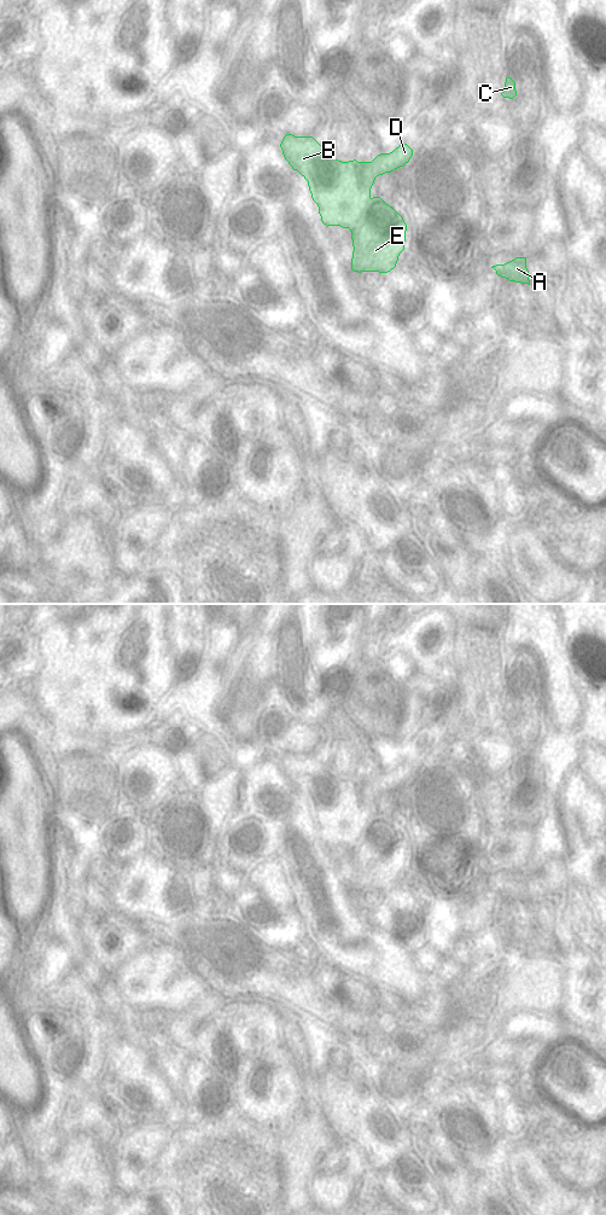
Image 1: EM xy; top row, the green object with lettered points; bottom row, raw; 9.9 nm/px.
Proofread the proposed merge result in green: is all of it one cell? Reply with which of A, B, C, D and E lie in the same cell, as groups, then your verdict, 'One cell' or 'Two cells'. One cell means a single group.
Groups: A C E / B D. Two cells

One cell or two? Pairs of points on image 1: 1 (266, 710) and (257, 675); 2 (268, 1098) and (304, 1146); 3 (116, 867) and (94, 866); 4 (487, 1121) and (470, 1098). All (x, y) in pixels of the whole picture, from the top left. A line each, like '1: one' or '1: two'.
1: two
2: two
3: two
4: one

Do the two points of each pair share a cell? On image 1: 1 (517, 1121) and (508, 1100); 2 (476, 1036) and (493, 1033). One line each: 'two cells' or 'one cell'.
1: one cell
2: two cells

